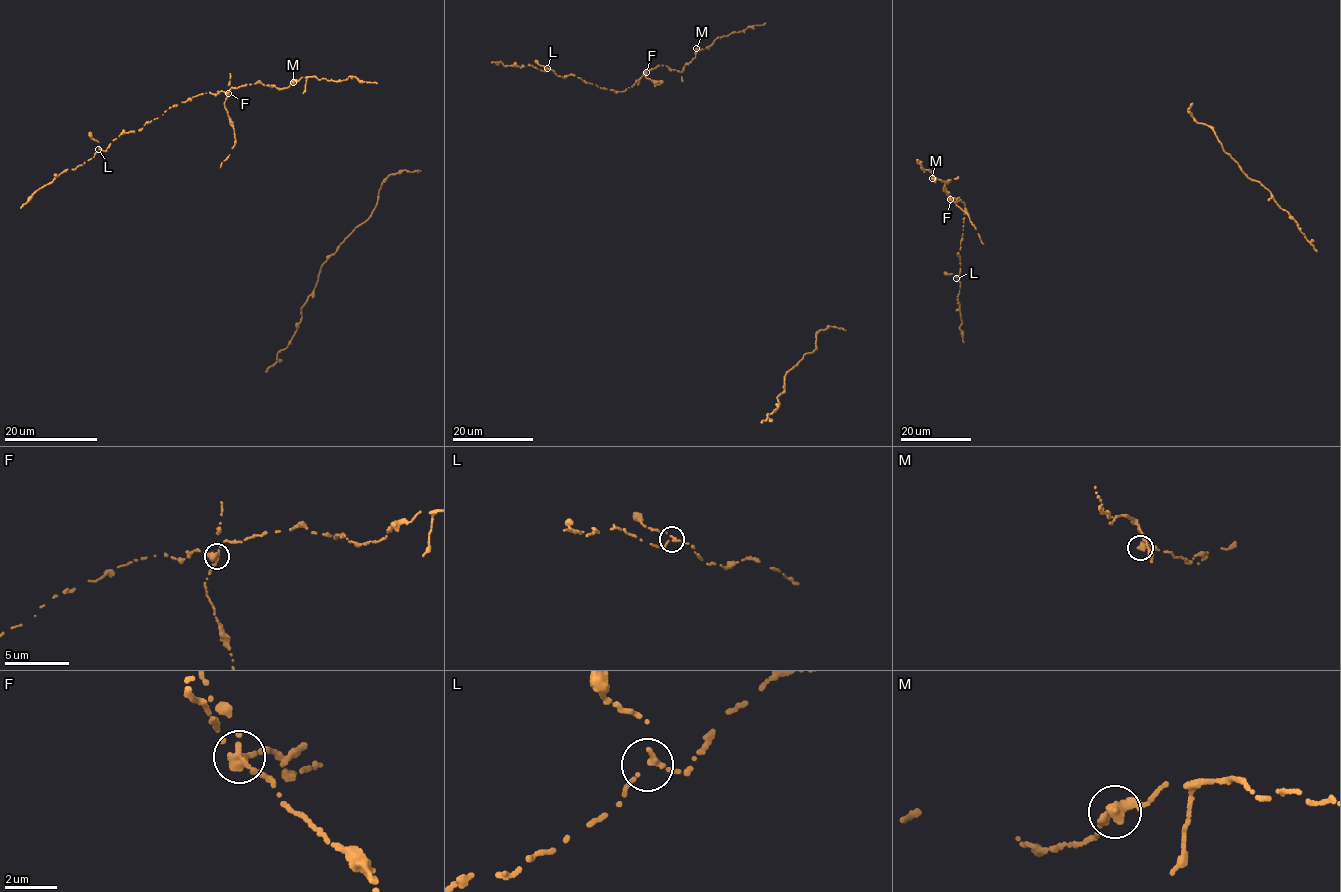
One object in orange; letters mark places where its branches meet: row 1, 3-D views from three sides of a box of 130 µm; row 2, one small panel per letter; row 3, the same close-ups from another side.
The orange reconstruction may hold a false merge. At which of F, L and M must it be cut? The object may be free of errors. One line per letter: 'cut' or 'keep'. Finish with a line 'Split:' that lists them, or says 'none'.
F: cut
L: keep
M: keep
Split: F

